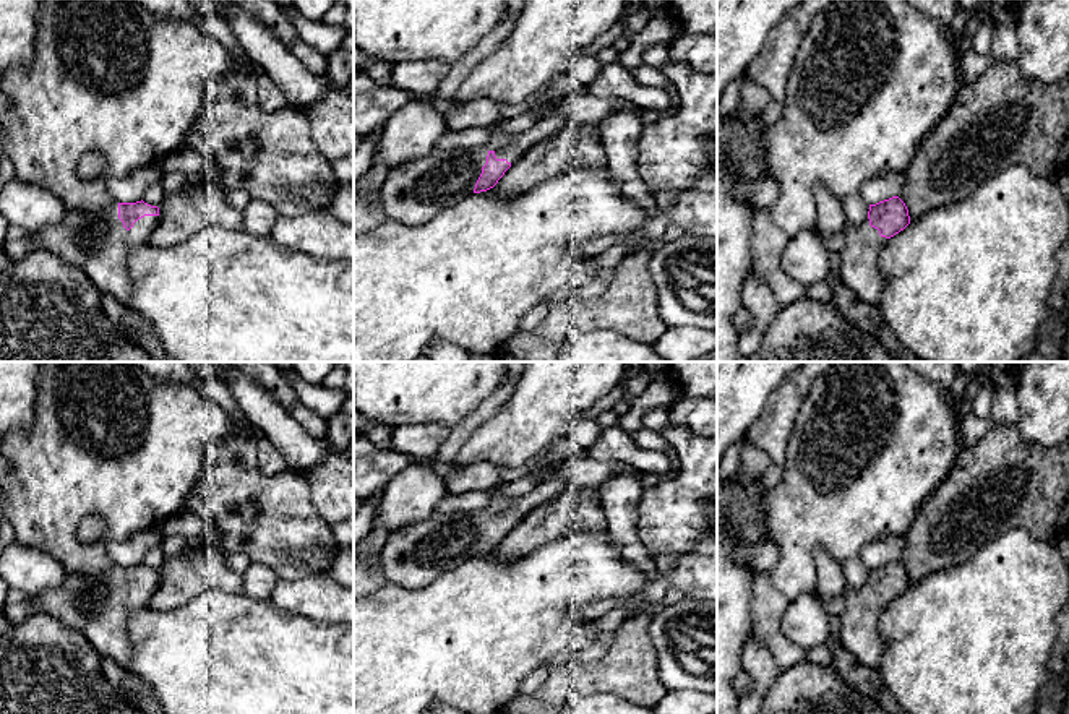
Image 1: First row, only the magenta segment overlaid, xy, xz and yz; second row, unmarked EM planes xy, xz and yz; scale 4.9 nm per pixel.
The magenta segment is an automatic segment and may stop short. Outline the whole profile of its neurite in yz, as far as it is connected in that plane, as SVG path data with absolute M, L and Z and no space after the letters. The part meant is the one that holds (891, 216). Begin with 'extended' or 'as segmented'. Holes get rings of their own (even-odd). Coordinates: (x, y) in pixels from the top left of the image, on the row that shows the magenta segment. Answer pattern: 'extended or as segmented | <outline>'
extended | M899 196L869 204L868 217L860 226L845 227L845 247L839 253L840 279L868 303L878 303L886 277L879 266L887 240L910 224L905 203Z

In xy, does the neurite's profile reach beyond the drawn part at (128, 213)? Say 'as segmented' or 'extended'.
extended

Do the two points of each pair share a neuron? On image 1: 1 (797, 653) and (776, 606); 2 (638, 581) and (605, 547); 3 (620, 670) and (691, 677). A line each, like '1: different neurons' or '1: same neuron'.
1: same neuron
2: same neuron
3: different neurons

